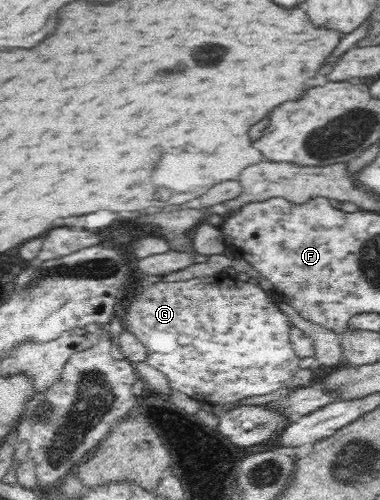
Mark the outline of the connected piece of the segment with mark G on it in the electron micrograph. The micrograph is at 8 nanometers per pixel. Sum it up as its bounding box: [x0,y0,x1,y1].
[127,271,300,404]

